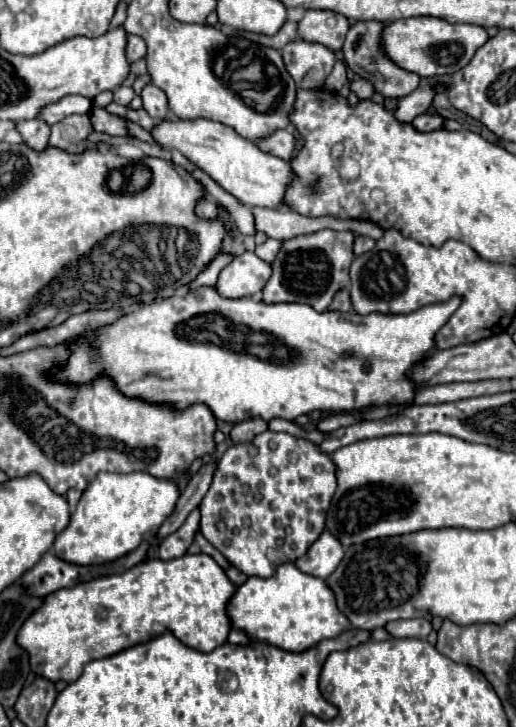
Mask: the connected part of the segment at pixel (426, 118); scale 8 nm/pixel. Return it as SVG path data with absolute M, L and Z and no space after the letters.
M423 113L413 119L413 127L419 131L435 131L435 129L441 129L443 125L445 125L445 117L441 117L441 115Z

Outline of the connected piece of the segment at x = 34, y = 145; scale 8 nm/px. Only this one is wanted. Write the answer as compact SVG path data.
M37 117L31 121L19 121L17 131L21 133L23 143L29 145L31 149L45 149L49 143L51 125L47 125L41 117Z

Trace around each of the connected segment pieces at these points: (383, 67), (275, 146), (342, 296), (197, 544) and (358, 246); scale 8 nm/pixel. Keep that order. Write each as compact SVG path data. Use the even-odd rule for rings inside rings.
M355 21L347 33L345 45L343 45L343 55L345 55L345 63L349 65L351 71L355 71L359 77L369 79L375 89L385 95L385 97L405 97L409 93L413 93L419 87L419 77L415 73L409 73L397 65L393 65L393 61L389 61L385 57L385 53L379 47L379 39L381 39L381 29L383 25L377 21Z
M277 129L275 133L271 133L265 139L257 141L257 147L269 155L281 157L281 159L291 159L293 147L295 147L295 137L291 129Z
M343 287L343 289L339 289L337 293L335 293L335 297L333 297L333 301L331 301L331 305L329 305L331 309L337 309L337 311L351 311L353 309L353 305L351 305L351 297L349 297L349 291Z
M197 533L197 537L194 538L193 545L189 547L189 553L191 555L197 555L197 553L205 553L205 555L211 555L223 569L227 569L229 567L229 561L201 535L201 533Z
M357 235L355 237L355 255L363 255L363 253L367 253L369 249L373 249L373 245L375 245L375 241L371 239L371 237L363 237L363 235Z

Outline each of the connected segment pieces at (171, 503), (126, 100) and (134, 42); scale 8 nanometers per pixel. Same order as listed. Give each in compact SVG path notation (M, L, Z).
M99 473L95 481L83 491L77 509L71 515L71 523L57 535L53 543L53 551L59 559L75 565L103 565L115 561L127 555L129 551L133 551L141 541L155 537L161 523L173 513L177 497L179 497L179 489L173 481L155 479L149 473L129 473L129 475Z
M117 87L117 89L113 91L113 95L115 95L115 103L119 103L119 105L129 105L131 99L135 97L135 91L133 91L131 87Z
M127 35L127 47L125 47L127 61L133 63L133 61L145 57L145 53L147 53L145 41L141 41L141 37L137 37L137 35Z

